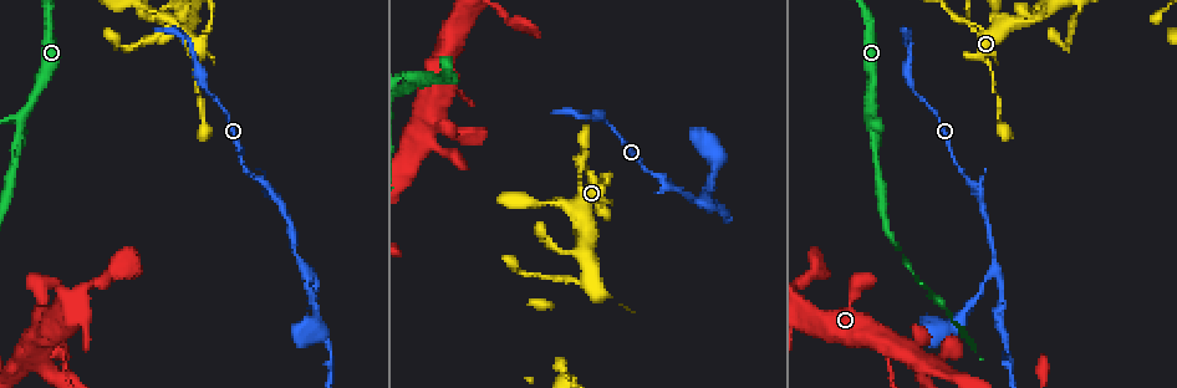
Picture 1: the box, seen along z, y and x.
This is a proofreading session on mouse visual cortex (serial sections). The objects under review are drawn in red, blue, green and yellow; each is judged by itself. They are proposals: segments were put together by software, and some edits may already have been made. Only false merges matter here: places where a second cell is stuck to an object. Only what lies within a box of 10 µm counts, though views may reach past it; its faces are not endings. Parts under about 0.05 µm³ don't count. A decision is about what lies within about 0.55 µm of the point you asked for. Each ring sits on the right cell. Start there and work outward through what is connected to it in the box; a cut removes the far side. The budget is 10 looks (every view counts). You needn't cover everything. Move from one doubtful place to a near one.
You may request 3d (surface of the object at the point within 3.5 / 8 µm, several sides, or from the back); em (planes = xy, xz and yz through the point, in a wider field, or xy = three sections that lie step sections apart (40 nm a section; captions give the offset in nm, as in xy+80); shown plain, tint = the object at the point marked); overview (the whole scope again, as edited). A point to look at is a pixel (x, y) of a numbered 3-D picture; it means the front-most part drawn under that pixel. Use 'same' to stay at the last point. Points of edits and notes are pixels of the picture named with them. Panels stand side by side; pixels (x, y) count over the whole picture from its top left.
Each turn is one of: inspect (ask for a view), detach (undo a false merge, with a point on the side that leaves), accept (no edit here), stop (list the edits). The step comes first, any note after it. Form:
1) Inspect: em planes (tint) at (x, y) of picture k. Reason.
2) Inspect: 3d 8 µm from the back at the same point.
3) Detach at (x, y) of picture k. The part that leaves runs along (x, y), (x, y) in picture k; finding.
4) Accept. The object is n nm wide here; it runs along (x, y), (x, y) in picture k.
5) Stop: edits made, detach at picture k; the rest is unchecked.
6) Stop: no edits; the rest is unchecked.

Inspect: 3d 8 µm at (1073, 20) of picture 1. Sudden change in width.

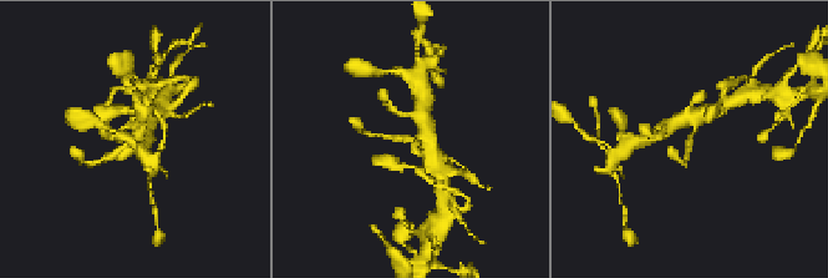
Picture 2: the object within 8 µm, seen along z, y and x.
Inspect: em planes (tint) at the same point.

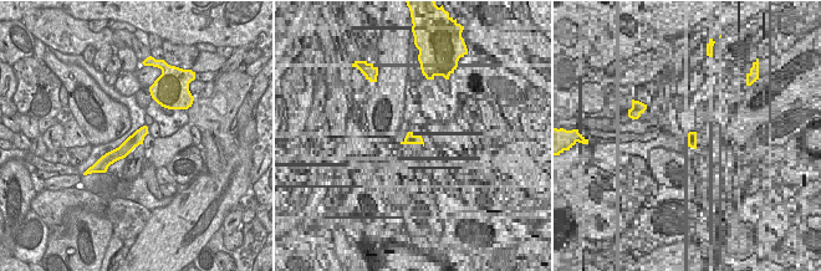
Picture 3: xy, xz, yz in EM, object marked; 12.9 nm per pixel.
Accept. The object is 170 nm wide here; it runs along (148, 117), (125, 146), (102, 160) in picture 2; continuous, no second cell.

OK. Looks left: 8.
Inspect: 3d 3.5 µm at (996, 267) of picture 1. Narrows sharply.

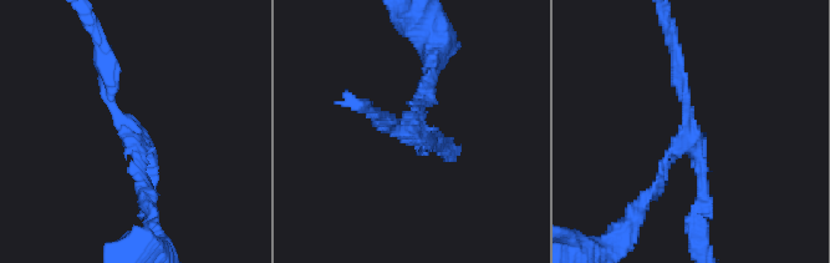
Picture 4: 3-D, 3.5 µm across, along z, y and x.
Inspect: em planes (tint) at (691, 133) of picture 4. 3 arms meet here; the arms are 150, 150, 150 nm wide; shape alone is not enough.

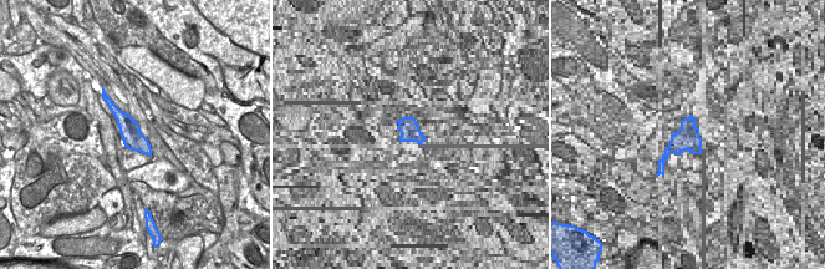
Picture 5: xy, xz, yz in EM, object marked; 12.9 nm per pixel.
Accept. It runs along (113, 108), (130, 132), (148, 151) in picture 5; all the same cell.

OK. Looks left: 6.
Inspect: 3d 3.5 µm at (437, 121) of picture 1. Sharp bend.

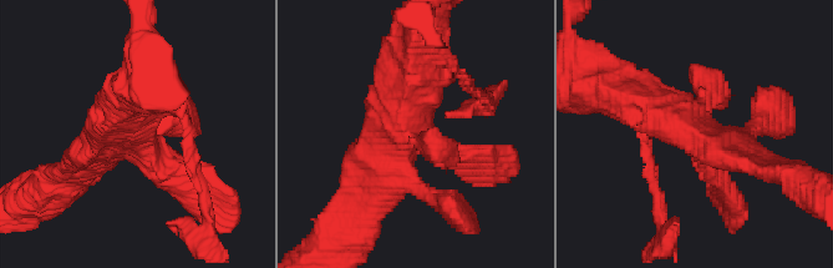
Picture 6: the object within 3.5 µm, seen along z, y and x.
Inspect: em xy step 5 (tint) at (416, 135) of picture 6.

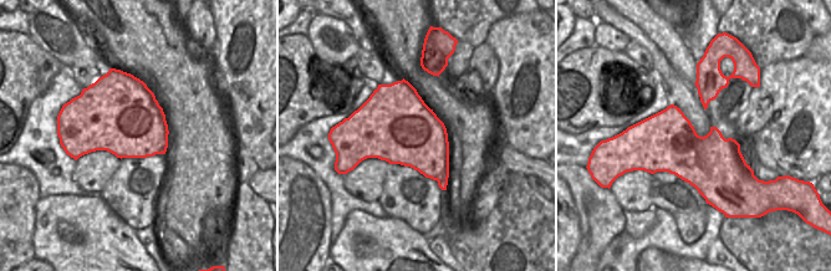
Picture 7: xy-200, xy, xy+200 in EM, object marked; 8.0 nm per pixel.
Accept. It runs along (628, 95), (762, 161) in picture 6; continuous, no second cell.

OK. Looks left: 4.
Inspect: 3d 3.5 µm at (875, 114) of picture 1. Branch point.

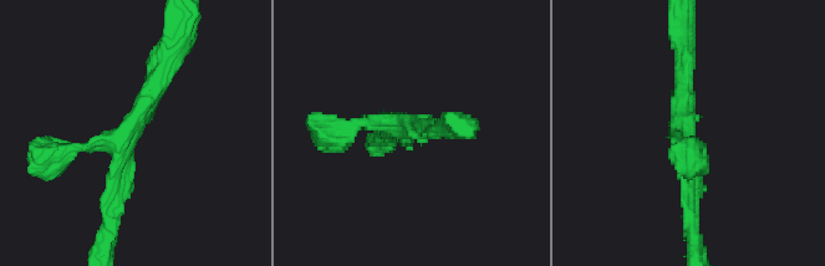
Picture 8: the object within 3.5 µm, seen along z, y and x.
Inspect: em xy step 3 (tint) at (408, 130) of picture 8. 3 arms meet here; the arms are 150, 150, 250 nm wide; need the tissue.

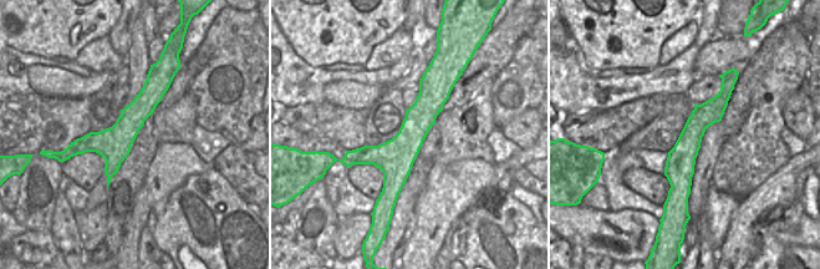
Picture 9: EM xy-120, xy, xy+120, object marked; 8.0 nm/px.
Accept. It runs along (167, 67), (121, 152), (110, 213) in picture 8; one cell here.

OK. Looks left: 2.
Stop: no edits; the rest is unchecked.

